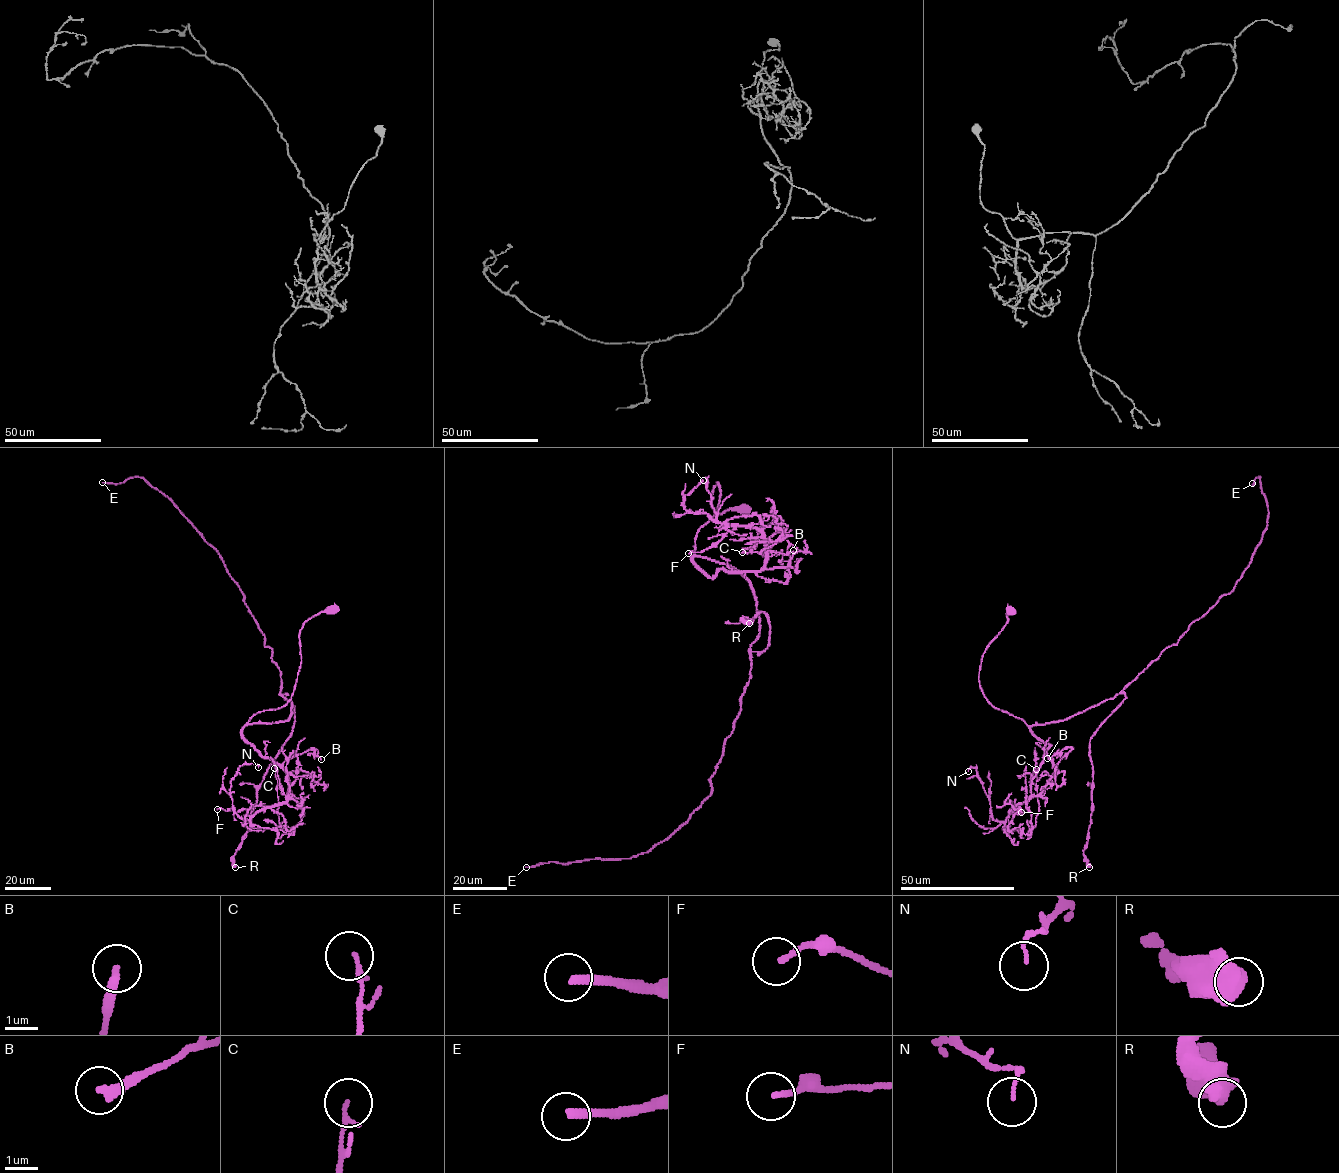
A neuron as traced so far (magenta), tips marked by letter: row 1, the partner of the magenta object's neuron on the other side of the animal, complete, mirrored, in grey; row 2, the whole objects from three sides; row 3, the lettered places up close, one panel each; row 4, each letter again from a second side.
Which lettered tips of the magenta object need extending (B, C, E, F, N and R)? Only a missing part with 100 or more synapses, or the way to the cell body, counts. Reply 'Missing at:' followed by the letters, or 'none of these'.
Missing at: E

